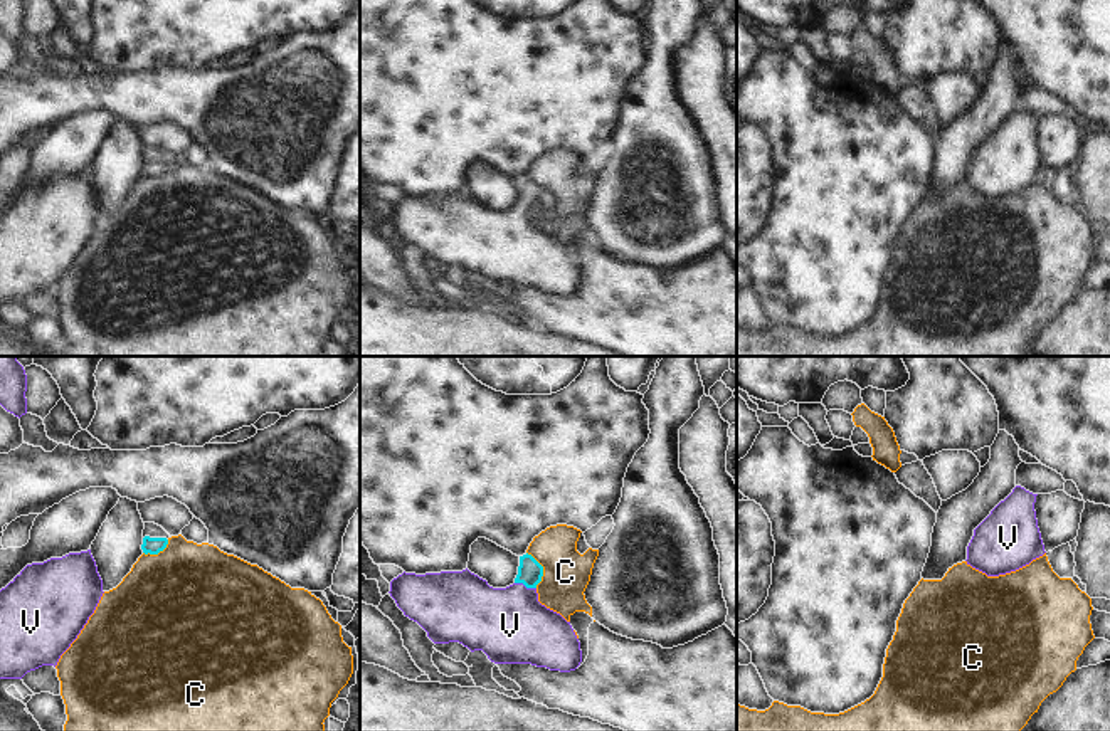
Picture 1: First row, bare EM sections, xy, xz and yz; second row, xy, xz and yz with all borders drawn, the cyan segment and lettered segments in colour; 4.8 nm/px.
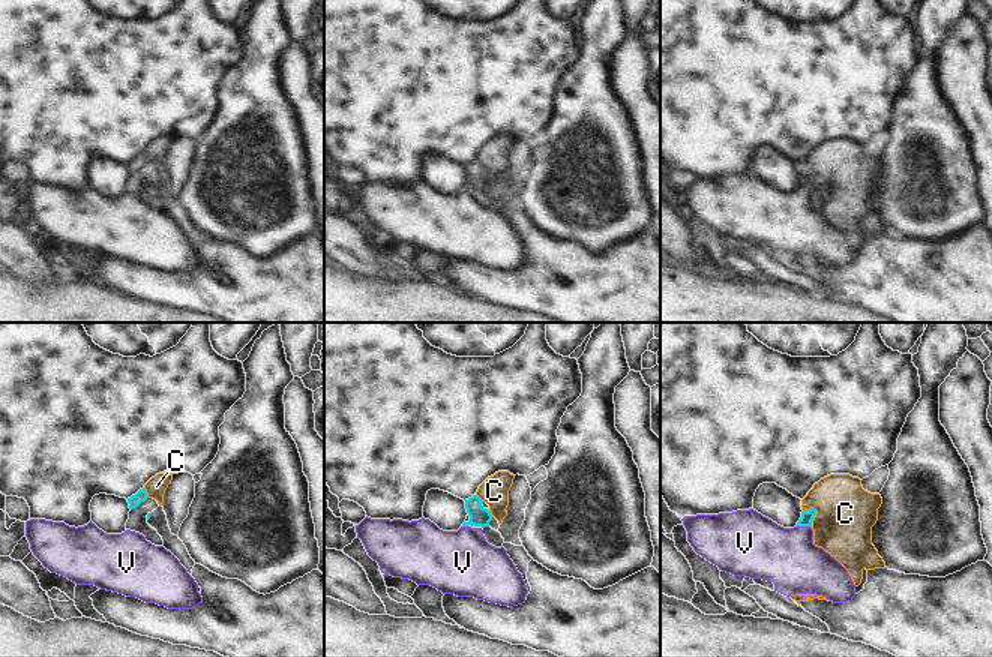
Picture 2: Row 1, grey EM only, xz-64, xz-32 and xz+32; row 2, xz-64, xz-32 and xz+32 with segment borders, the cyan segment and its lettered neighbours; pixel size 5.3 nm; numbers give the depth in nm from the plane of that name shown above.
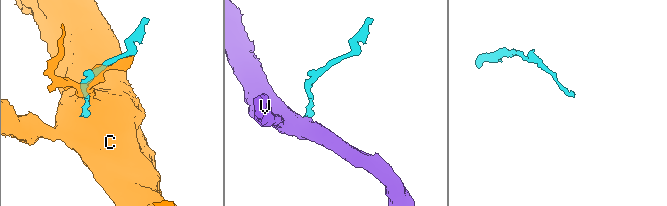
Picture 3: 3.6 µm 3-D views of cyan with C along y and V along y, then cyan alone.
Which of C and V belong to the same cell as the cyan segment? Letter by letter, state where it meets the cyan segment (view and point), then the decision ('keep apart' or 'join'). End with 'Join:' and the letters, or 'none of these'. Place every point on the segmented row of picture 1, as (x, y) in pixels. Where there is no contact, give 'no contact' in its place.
C: xz (542, 570) | keep apart
V: xz (525, 585) | join
Join: V

